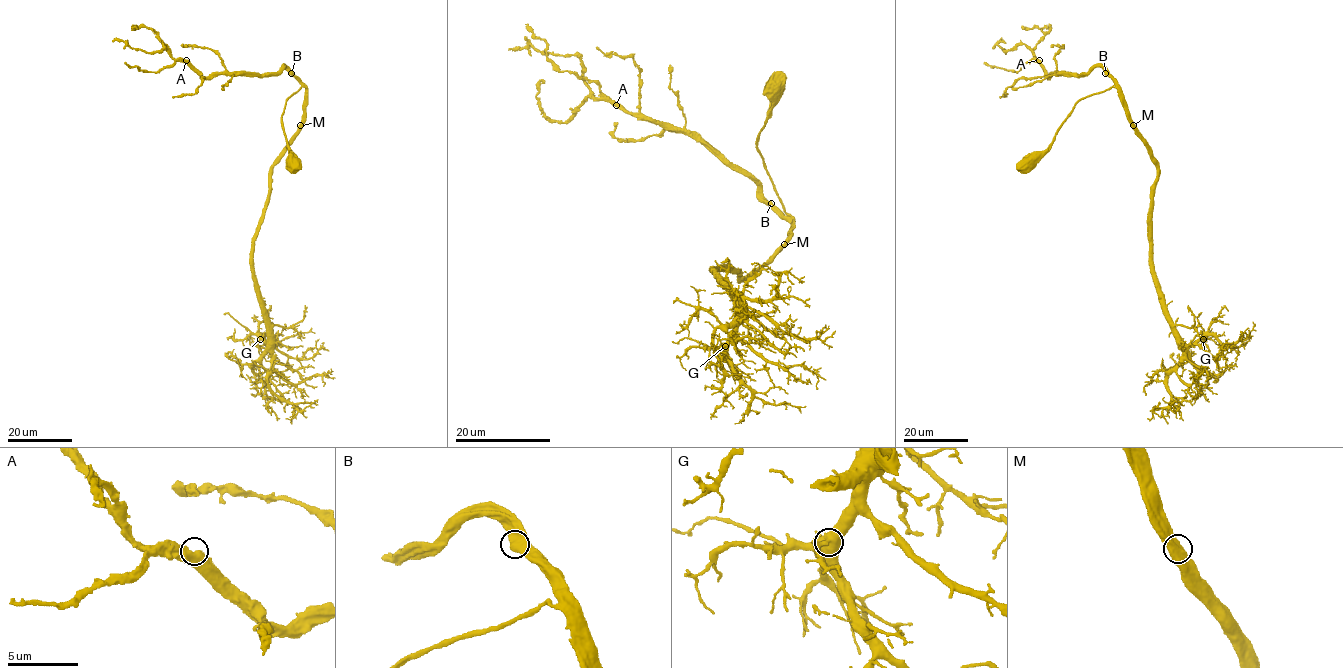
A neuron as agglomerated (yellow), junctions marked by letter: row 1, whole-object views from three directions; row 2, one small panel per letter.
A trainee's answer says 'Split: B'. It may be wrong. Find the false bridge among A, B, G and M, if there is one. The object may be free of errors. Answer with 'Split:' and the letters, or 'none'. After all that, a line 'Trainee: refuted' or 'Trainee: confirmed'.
Split: none
Trainee: refuted

